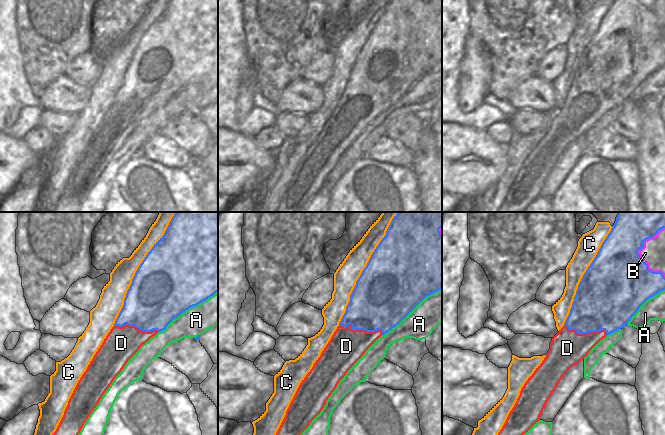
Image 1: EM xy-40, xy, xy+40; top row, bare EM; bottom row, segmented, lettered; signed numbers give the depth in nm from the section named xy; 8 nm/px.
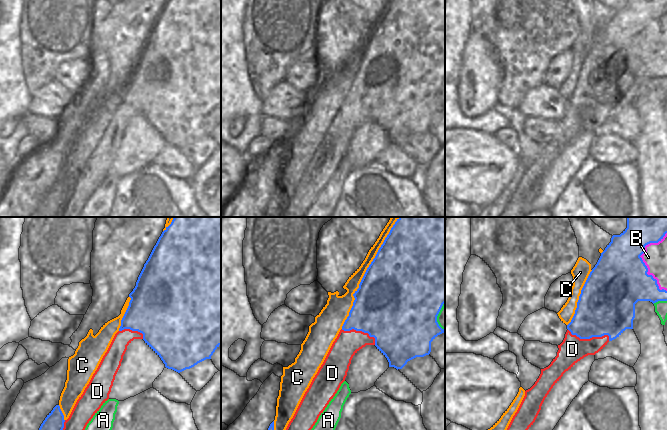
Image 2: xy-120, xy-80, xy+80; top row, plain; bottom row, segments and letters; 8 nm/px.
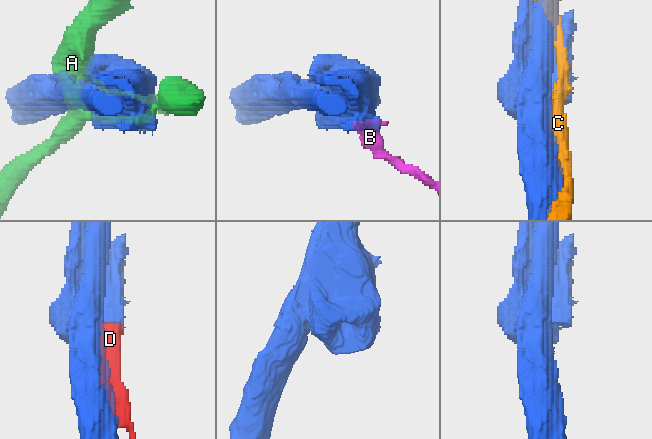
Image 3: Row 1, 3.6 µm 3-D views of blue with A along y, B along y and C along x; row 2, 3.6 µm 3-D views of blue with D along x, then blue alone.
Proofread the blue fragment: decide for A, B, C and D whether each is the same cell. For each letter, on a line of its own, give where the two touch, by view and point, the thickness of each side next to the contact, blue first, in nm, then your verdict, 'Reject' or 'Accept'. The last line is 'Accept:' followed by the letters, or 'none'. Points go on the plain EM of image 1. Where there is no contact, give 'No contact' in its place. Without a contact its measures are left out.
A: Touches blue at xy (411, 86). Thickness 500 nm (blue) against 260 nm. Reject
B: Touches blue at xy+40 (638, 29). Thickness 480 nm (blue) against 190 nm. Reject
C: Touches blue at xy-40 (134, 51). Thickness 500 nm (blue) against 190 nm. Reject
D: Touches blue at xy (360, 105). Thickness 440 nm (blue) against 280 nm. Reject
Accept: none.

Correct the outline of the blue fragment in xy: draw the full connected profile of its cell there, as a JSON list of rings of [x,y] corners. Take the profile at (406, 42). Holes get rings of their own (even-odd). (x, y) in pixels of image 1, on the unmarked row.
[[[390,0],[386,11],[382,14],[374,28],[372,29],[366,43],[362,47],[360,53],[356,57],[356,61],[350,71],[350,77],[346,83],[346,87],[339,99],[339,102],[346,104],[352,101],[352,106],[365,106],[367,108],[382,107],[382,111],[392,106],[400,100],[427,72],[442,65],[442,10],[439,5],[442,0]]]

